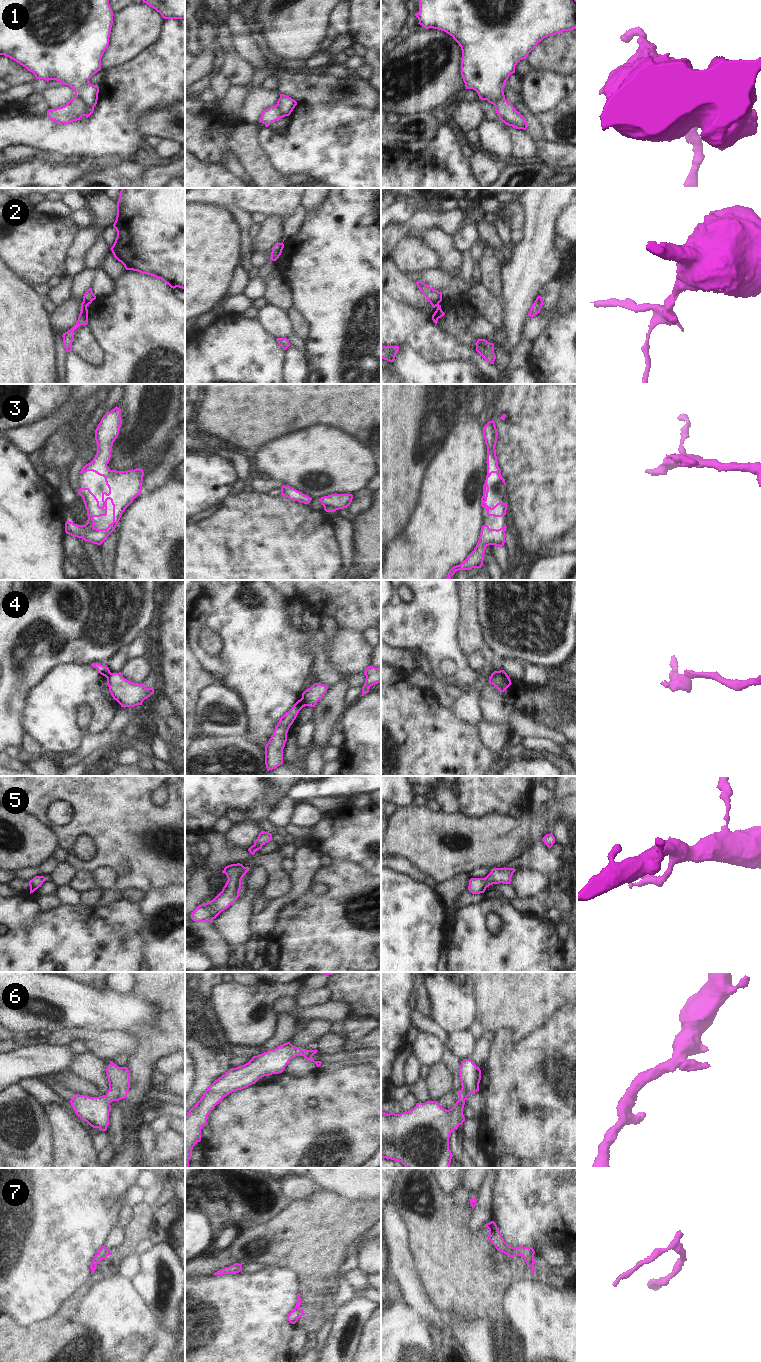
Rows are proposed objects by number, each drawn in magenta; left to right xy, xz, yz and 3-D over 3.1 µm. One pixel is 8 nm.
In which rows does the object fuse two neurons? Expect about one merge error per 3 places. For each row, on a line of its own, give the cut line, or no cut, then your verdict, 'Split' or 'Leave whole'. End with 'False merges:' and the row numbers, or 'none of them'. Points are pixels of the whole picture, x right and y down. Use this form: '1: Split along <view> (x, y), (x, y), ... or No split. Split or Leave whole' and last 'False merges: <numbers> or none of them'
1: Split along xy (75, 95), (87, 105), (93, 107). Split
2: Split along xy (82, 302), (86, 306). Split
3: No split. Leave whole
4: Split along xz (301, 698), (305, 705). Split
5: No split. Leave whole
6: No split. Leave whole
7: No split. Leave whole
False merges: 1, 2, 4

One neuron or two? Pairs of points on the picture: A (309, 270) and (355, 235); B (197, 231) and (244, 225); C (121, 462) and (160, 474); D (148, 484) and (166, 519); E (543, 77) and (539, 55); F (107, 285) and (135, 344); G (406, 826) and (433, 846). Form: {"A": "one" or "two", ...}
{"A": "one", "B": "two", "C": "two", "D": "two", "E": "two", "F": "two", "G": "one"}

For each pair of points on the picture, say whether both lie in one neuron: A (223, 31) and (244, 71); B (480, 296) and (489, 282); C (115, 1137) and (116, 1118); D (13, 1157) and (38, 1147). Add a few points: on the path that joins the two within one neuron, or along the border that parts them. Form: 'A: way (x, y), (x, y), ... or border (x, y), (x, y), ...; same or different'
A: way (224, 41), (234, 61); same
B: border (480, 282), (500, 300); different
C: way (115, 1132), (116, 1123); same
D: way (19, 1157), (23, 1157), (32, 1148); same

